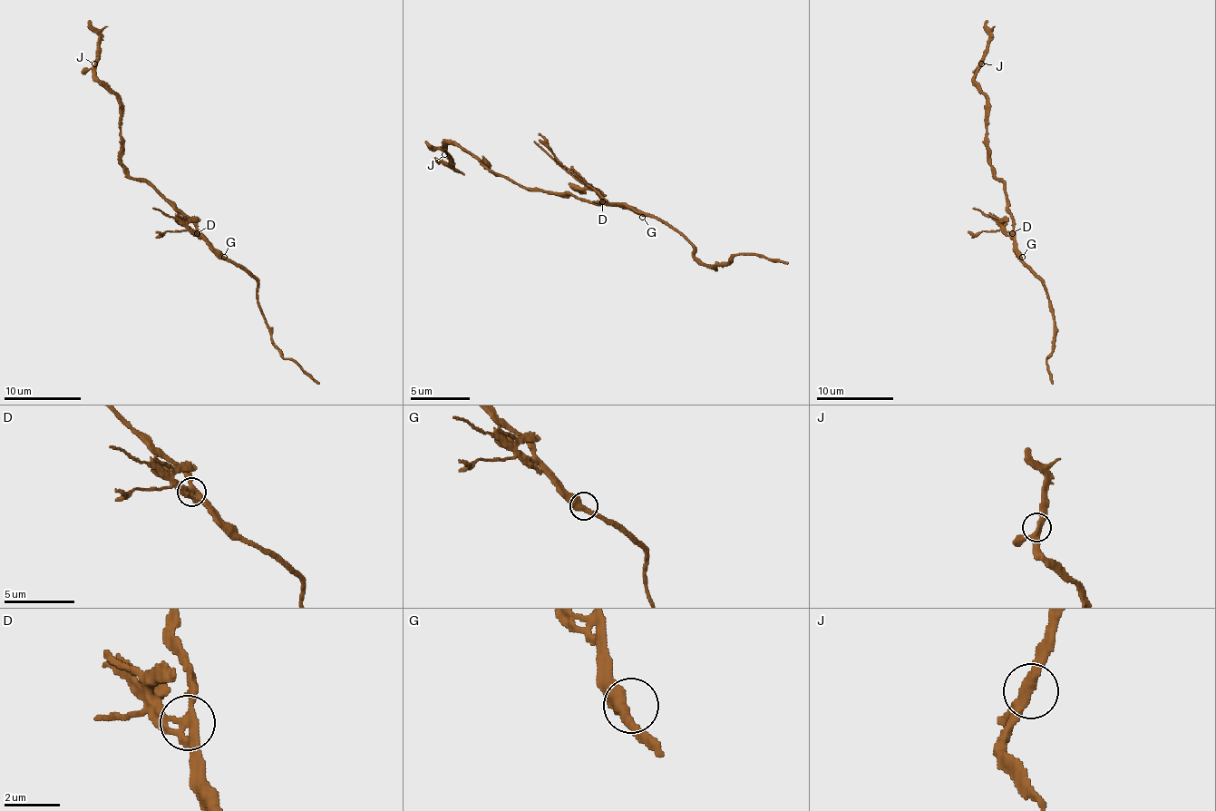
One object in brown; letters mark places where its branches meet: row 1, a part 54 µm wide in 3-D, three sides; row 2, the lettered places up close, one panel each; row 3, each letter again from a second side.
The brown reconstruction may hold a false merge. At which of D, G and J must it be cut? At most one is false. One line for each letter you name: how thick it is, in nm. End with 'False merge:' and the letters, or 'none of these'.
D: 280 nm
False merge: D

